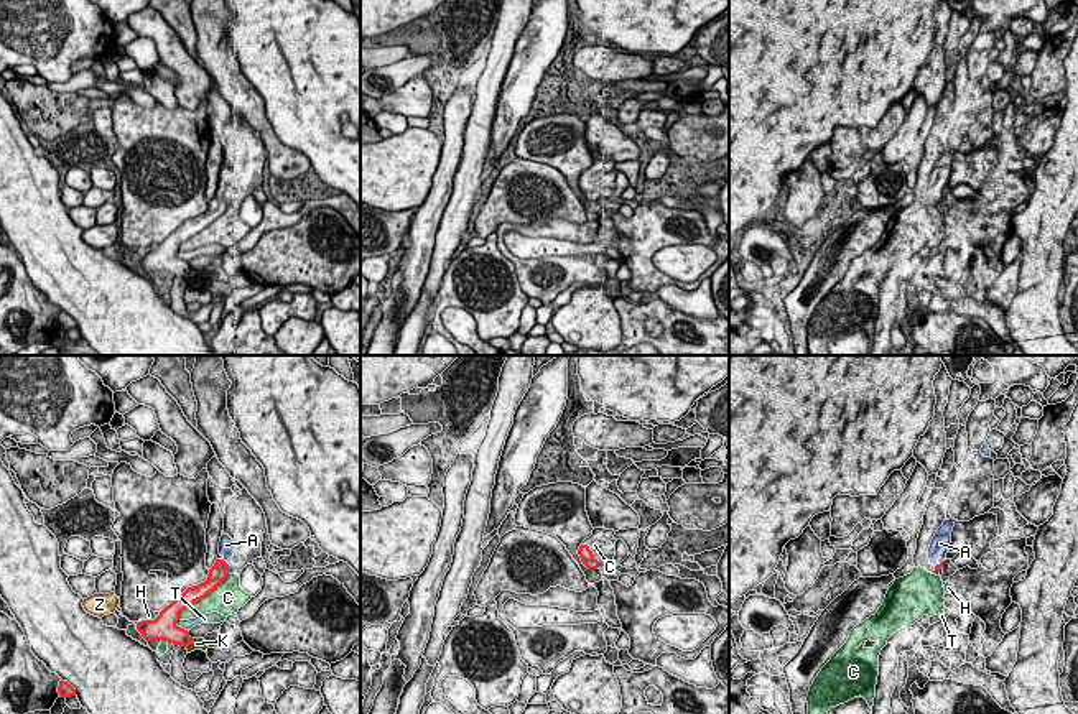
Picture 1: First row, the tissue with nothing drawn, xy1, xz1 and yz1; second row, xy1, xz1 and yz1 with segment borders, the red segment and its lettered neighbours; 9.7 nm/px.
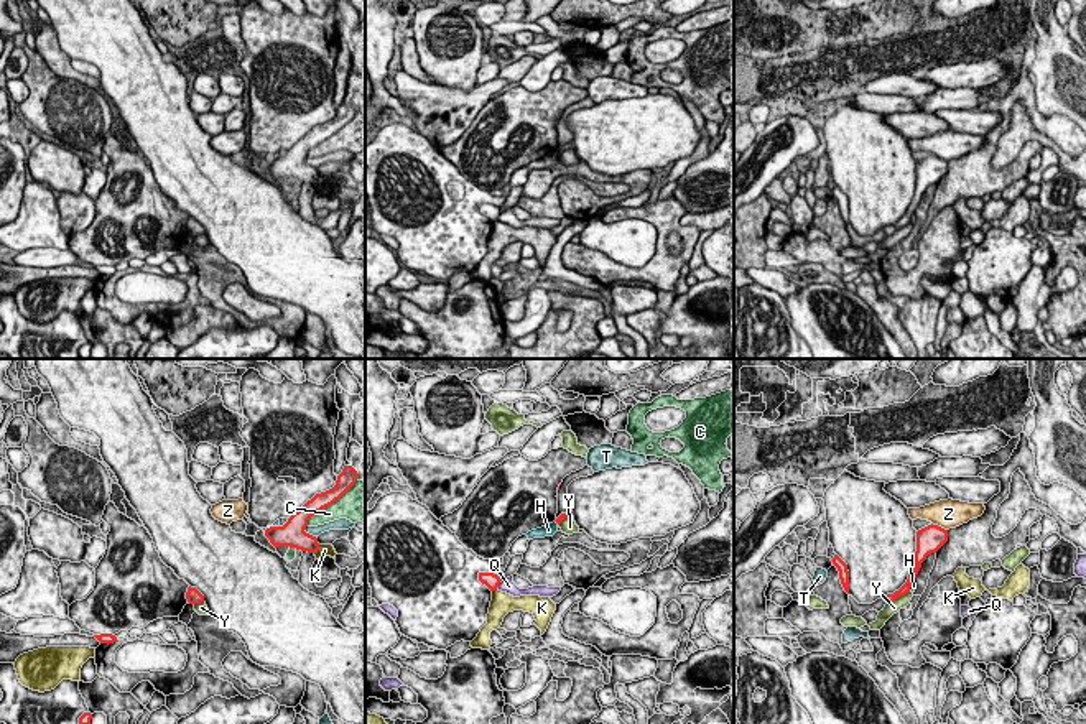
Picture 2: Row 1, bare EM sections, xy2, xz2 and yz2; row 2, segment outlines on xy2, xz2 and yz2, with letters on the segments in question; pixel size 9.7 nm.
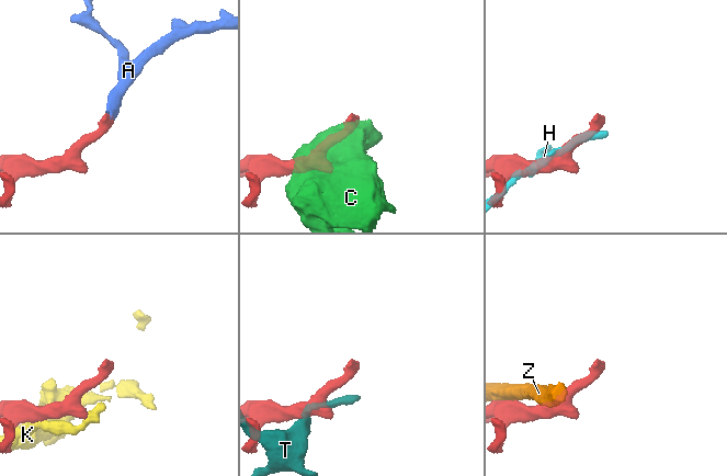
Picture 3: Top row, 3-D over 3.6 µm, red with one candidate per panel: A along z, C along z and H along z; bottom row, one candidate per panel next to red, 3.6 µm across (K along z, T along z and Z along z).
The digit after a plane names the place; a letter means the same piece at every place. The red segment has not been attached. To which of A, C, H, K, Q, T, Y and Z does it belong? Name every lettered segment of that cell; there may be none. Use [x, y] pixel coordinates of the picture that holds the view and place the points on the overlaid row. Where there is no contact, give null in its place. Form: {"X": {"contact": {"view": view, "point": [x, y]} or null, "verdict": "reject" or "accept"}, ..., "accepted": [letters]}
{"A": {"contact": {"view": "xy1", "point": [224, 561]}, "verdict": "accept"}, "C": {"contact": {"view": "xy1", "point": [201, 598]}, "verdict": "reject"}, "H": {"contact": {"view": "yz2", "point": [910, 586]}, "verdict": "reject"}, "K": {"contact": {"view": "xy1", "point": [190, 642]}, "verdict": "reject"}, "Q": {"contact": {"view": "xz2", "point": [497, 586]}, "verdict": "reject"}, "T": {"contact": {"view": "xy1", "point": [180, 627]}, "verdict": "reject"}, "Y": {"contact": {"view": "yz2", "point": [899, 596]}, "verdict": "reject"}, "Z": {"contact": {"view": "yz2", "point": [940, 527]}, "verdict": "reject"}, "accepted": ["A"]}

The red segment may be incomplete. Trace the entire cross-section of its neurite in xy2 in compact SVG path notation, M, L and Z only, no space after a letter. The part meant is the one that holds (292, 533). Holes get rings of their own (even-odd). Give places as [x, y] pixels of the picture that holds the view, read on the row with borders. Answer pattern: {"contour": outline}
{"contour": "M350 441L347 448L349 466L344 466L337 476L336 485L326 492L316 494L298 512L295 512L283 527L270 527L265 536L270 543L278 546L290 546L308 553L318 553L318 538L306 533L308 520L339 500L357 480L357 472L364 459L364 449L357 441Z"}

